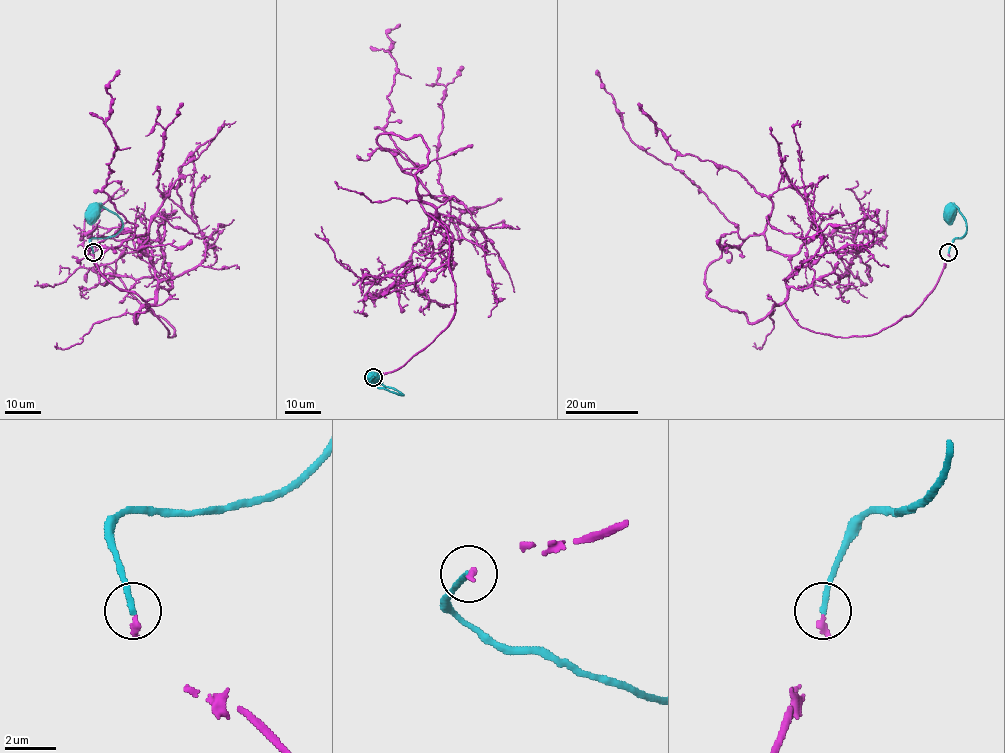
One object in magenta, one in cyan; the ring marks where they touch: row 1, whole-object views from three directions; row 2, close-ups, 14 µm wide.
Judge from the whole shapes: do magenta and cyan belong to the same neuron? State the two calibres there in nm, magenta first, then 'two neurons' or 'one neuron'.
240/240 nm | one neuron

